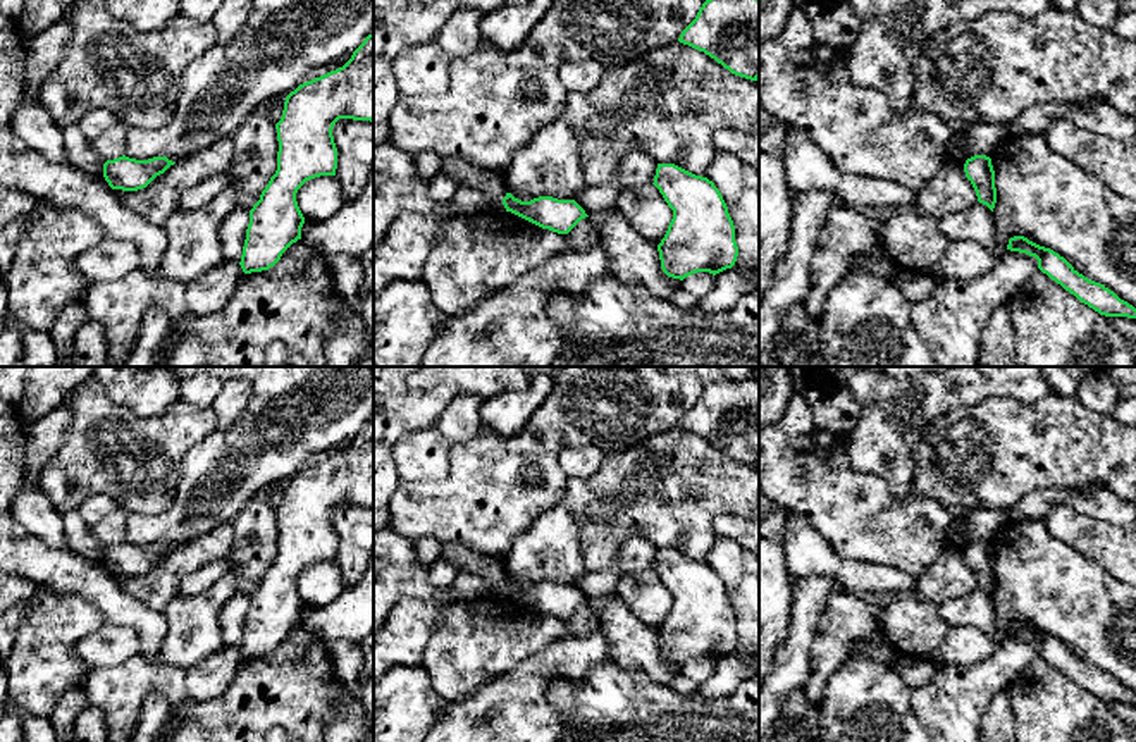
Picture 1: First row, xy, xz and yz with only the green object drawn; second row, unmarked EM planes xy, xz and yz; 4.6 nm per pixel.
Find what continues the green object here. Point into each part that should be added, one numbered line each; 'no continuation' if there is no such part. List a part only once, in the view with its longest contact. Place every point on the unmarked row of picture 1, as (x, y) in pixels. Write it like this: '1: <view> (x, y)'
no continuation

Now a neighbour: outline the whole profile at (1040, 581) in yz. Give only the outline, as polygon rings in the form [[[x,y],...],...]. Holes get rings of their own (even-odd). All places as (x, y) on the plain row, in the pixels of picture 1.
[[[1009,518],[990,541],[997,589],[998,630],[1024,621],[1064,642],[1074,656],[1114,677],[1136,694],[1136,585],[1112,577],[1102,565],[1053,537],[1045,522]]]

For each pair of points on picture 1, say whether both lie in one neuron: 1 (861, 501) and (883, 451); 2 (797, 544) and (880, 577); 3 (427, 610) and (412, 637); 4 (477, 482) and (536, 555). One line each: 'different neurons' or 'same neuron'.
1: different neurons
2: same neuron
3: same neuron
4: different neurons

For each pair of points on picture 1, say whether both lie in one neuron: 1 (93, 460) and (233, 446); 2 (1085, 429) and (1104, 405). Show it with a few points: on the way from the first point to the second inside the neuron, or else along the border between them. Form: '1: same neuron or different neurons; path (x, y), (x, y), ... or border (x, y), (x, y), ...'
1: different neurons; border (216, 427), (185, 457), (176, 491)
2: different neurons; border (1074, 395), (1086, 408), (1112, 417)

